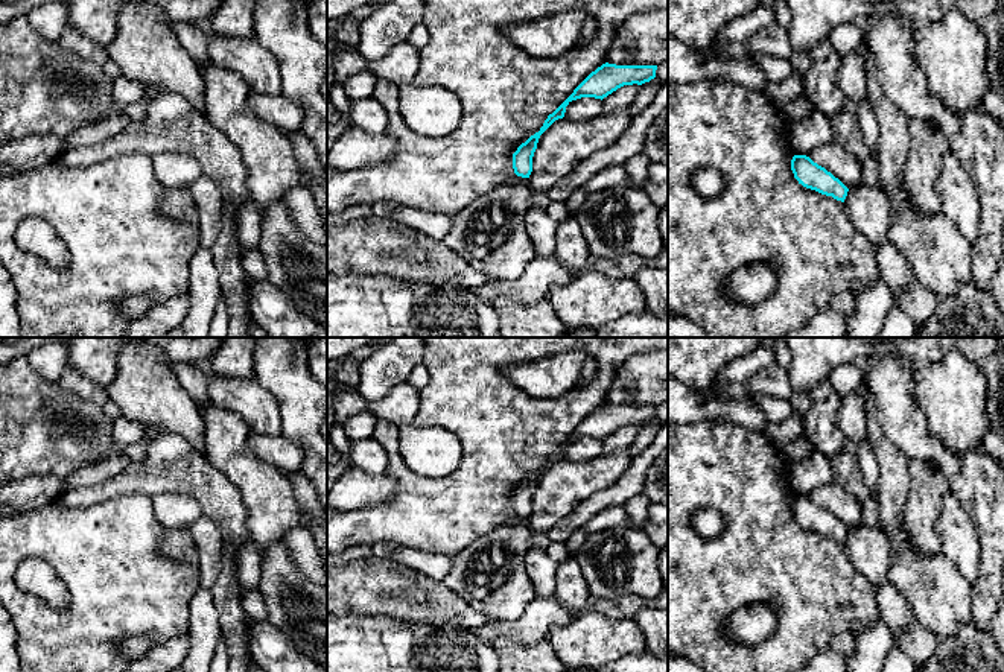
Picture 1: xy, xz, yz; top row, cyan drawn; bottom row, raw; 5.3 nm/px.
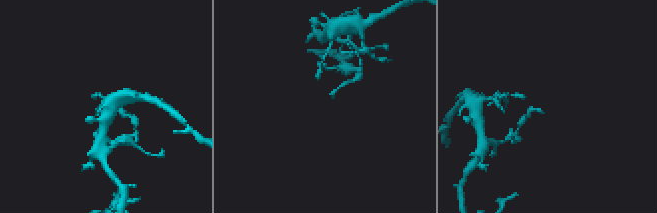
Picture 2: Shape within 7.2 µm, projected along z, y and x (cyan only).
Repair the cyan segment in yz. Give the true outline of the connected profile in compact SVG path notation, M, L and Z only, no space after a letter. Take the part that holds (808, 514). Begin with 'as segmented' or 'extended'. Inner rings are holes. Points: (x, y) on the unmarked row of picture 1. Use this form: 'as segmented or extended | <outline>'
as segmented | M794 496L791 500L791 511L794 518L803 528L844 543L849 529L824 508L814 503L809 497Z

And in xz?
as segmented | M602 404L592 412L573 433L545 461L539 473L531 476L513 494L513 509L517 517L529 518L532 512L532 497L540 476L558 459L564 458L566 447L581 438L604 439L624 426L642 426L656 418L657 406L616 406Z

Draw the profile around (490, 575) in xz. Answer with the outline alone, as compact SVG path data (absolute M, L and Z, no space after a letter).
M511 518L499 525L453 555L452 569L441 582L488 620L519 619L537 598L525 567L526 553L532 547L532 534L529 518Z

